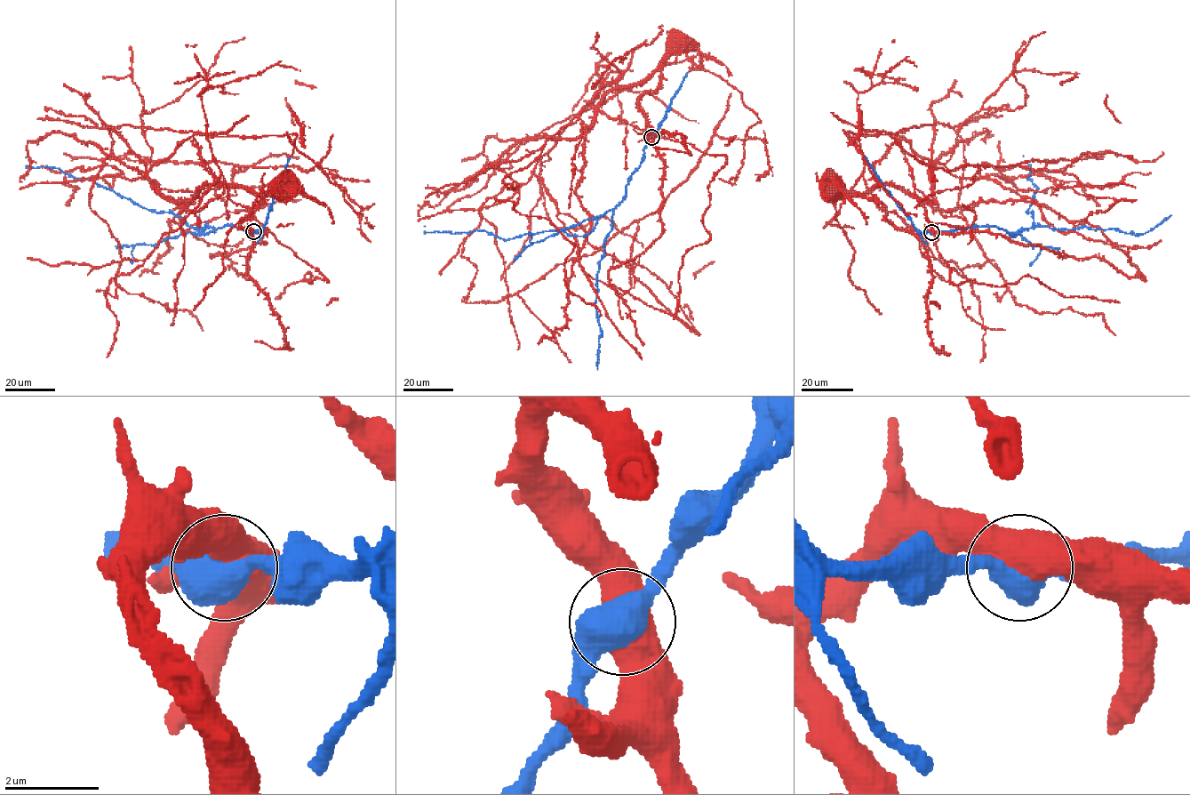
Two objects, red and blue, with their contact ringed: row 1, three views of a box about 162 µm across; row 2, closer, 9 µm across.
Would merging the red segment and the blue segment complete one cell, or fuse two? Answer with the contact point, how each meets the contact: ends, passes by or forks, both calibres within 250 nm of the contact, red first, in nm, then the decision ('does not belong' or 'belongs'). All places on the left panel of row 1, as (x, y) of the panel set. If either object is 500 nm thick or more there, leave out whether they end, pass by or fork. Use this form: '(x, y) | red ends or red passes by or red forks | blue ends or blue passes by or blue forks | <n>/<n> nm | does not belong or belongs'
(253, 231) | 550/600 nm | belongs

